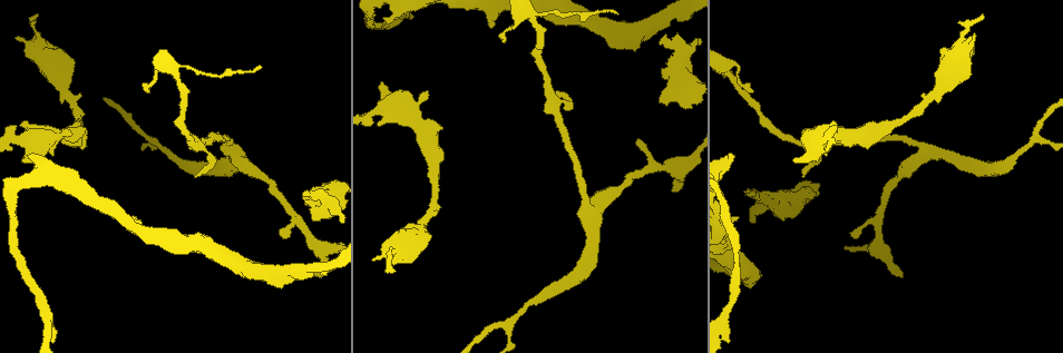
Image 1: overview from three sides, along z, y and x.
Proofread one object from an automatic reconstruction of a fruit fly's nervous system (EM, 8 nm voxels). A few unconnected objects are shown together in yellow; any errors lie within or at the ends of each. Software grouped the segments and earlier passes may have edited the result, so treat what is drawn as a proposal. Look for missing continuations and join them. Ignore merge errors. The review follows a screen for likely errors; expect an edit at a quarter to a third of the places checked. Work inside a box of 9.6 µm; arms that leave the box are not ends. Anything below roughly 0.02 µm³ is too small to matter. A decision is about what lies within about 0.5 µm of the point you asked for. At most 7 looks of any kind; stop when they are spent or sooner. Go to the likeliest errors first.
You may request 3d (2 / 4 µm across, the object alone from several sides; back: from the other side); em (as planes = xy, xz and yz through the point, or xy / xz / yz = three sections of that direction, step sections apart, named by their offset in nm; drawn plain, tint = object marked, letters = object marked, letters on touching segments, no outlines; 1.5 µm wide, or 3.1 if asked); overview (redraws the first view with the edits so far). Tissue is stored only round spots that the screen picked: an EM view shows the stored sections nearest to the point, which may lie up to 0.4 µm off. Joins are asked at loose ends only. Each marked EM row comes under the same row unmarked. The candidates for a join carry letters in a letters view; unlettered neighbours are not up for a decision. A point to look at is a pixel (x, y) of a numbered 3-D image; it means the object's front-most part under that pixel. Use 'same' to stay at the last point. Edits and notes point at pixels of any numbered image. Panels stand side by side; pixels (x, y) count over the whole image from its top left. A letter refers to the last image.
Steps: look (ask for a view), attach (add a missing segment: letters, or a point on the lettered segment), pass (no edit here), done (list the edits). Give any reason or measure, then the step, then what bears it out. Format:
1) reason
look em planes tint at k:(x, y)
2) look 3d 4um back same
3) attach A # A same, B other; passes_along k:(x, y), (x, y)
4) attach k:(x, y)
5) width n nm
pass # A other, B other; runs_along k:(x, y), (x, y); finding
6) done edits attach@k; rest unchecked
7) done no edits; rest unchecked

stops while still wide
look 3d 4um at 1:(794, 157)

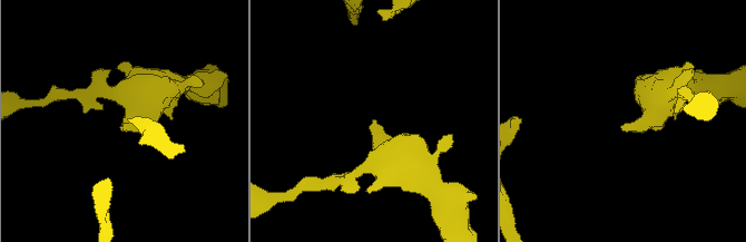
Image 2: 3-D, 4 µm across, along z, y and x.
look em 3.1um yz step 16 tint at 2:(374, 122)

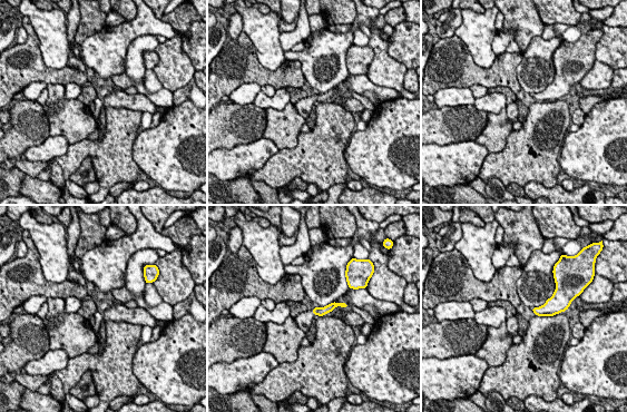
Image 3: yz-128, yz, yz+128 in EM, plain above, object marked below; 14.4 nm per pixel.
look em 3.1um planes letters same

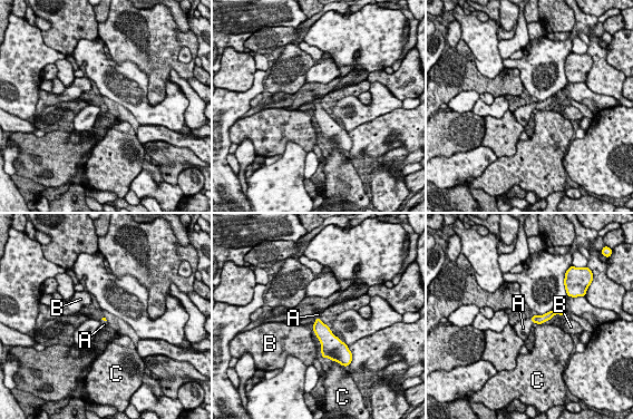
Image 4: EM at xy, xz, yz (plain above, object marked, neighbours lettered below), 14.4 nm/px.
attach A # A same, B other, C other; passes_along 4:(536, 319), (531, 319), (523, 328); it goes on there

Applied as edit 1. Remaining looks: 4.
branch stops here
look 3d 4um at 1:(731, 156)

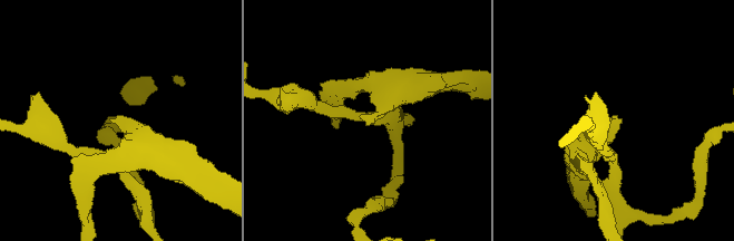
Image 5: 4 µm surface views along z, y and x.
look em xy step 8 tint at 5:(614, 118)

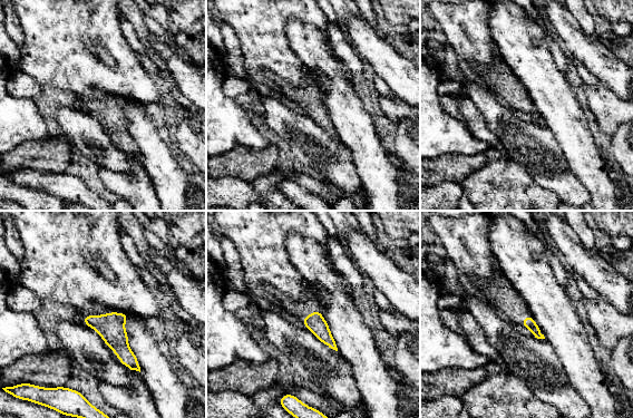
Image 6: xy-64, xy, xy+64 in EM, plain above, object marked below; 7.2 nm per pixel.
look em planes letters same

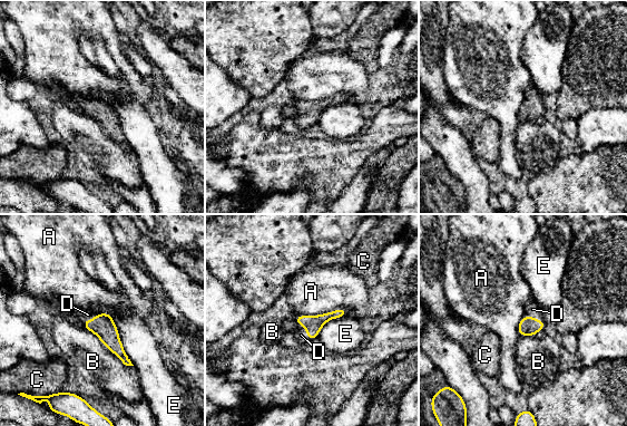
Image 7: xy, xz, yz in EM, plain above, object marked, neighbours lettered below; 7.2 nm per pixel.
width 130 nm
attach D # A other, B other, C other, D same, E other; passes_along 7:(103, 326), (92, 319), (88, 315); it goes on there

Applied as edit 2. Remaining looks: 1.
done edits attach@4, attach@7; rest unchecked

